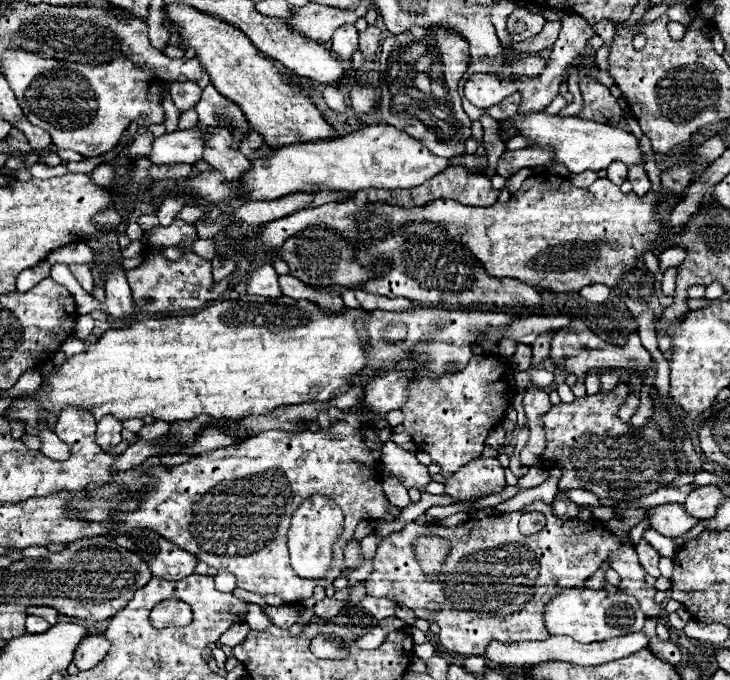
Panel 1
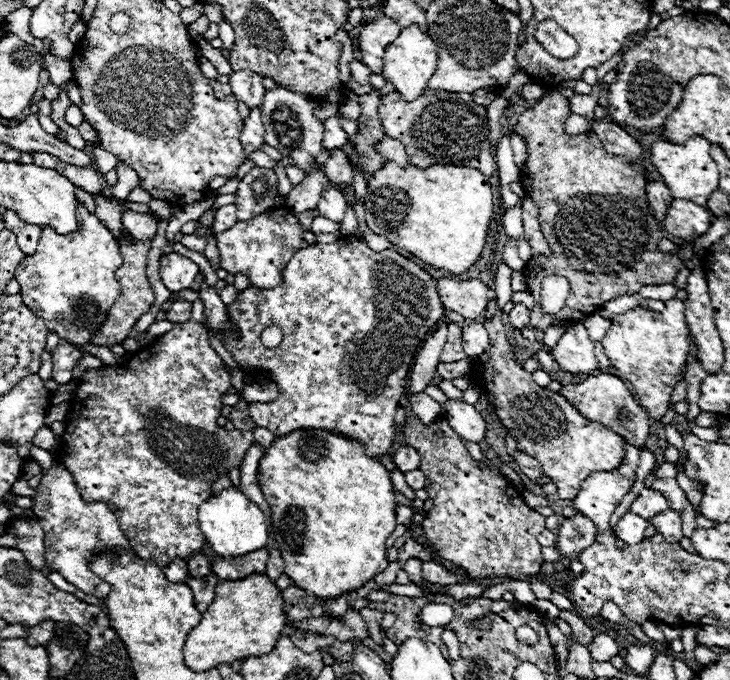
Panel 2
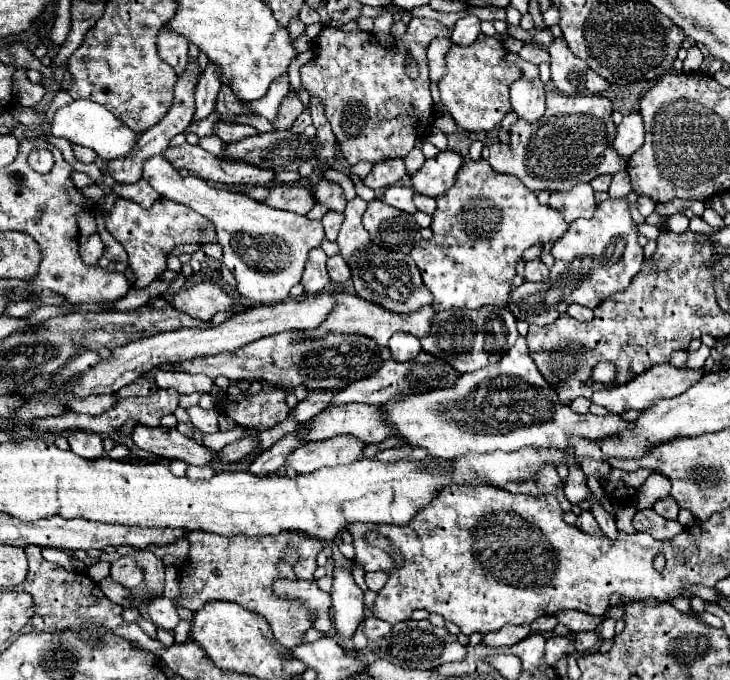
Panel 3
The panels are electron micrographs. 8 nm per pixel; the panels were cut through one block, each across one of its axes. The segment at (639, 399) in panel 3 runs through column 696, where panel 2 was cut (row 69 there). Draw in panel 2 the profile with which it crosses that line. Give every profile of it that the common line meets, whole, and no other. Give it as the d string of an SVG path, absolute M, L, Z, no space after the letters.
M380 18L372 24L366 24L360 32L360 52L362 62L370 68L370 72L382 72L382 52L400 34L400 26L390 18Z

